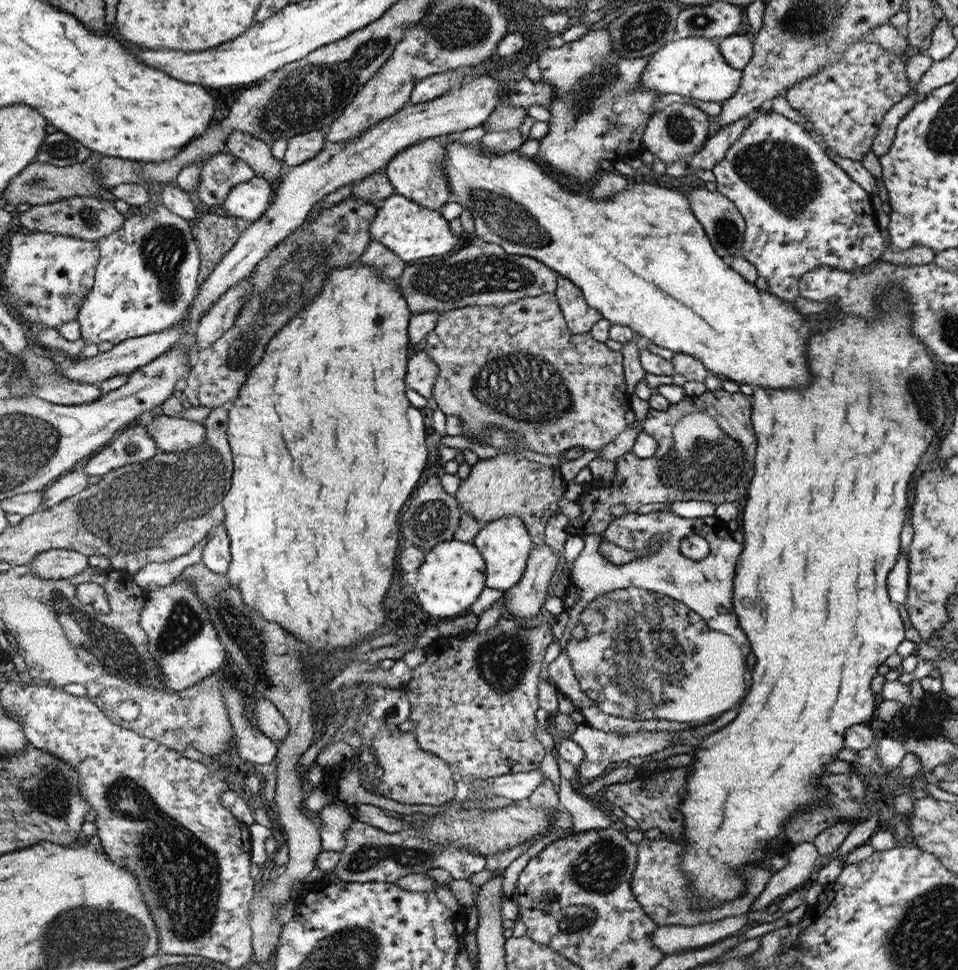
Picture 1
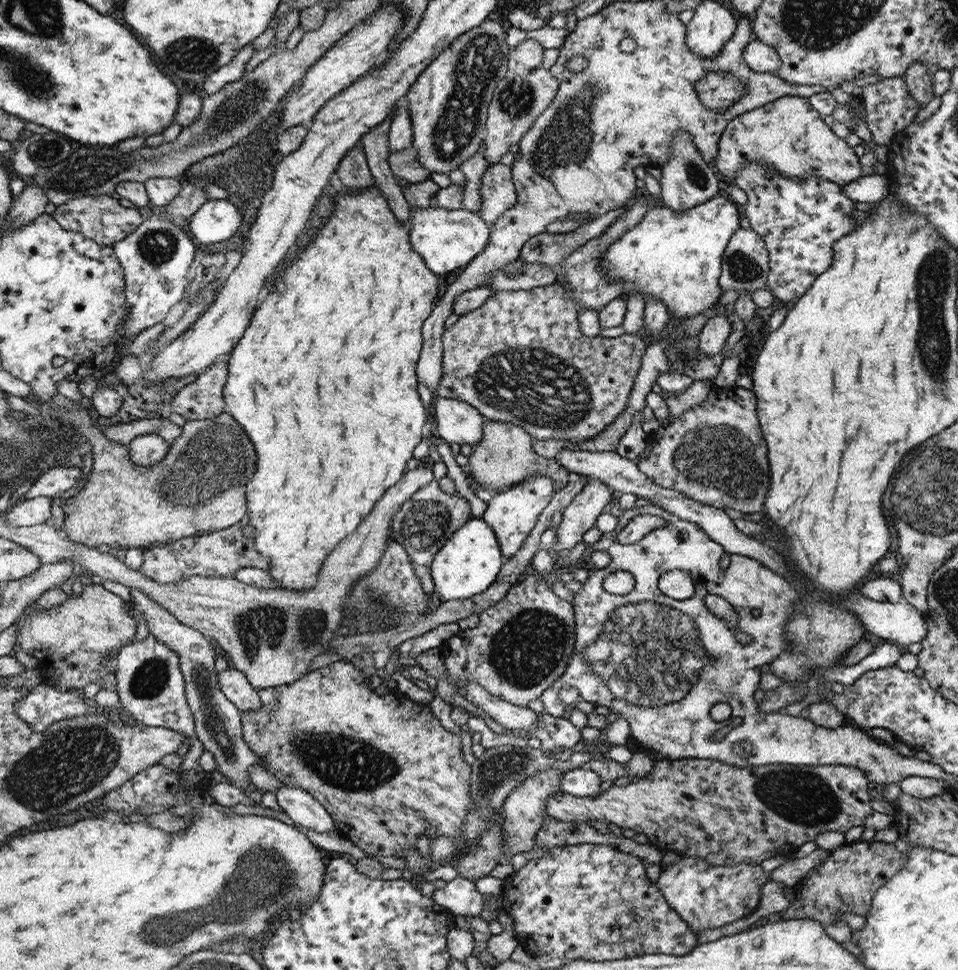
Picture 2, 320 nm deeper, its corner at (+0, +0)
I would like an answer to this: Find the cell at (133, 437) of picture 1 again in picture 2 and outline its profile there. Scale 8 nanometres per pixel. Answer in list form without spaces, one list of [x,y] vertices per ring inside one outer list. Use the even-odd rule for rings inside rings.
[[[77,466],[54,467],[42,473],[31,488],[19,498],[17,503],[20,500],[24,501],[38,496],[57,496],[69,491],[81,478],[82,471]]]

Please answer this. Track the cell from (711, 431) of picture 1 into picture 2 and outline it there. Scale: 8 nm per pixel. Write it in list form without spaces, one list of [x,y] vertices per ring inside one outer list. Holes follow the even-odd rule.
[[[738,386],[728,389],[713,387],[703,402],[676,416],[670,420],[669,425],[648,434],[647,438],[650,455],[646,459],[637,460],[637,467],[656,485],[683,492],[692,500],[719,509],[732,508],[743,514],[754,513],[758,517],[763,513],[771,484],[771,470],[754,391]]]

